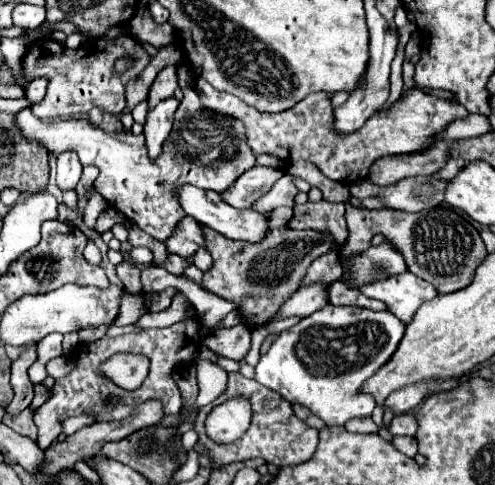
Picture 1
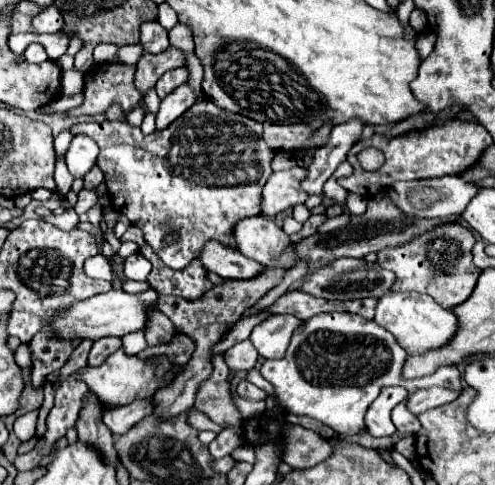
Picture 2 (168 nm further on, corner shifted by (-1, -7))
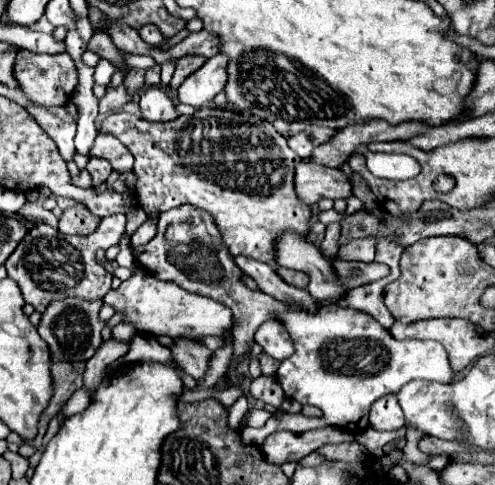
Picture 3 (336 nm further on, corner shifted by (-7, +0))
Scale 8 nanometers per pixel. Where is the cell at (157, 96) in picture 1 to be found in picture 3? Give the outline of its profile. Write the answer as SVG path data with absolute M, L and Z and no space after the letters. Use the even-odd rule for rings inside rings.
M184 56L184 58L180 58L176 62L176 70L174 70L170 88L176 90L184 82L184 78L188 78L192 72L196 72L204 62L206 62L206 58L202 58L202 56Z

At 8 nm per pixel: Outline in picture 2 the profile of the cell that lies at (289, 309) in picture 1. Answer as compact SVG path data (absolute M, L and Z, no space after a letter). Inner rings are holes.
M272 315L254 327L250 341L264 359L282 359L300 323L294 315Z

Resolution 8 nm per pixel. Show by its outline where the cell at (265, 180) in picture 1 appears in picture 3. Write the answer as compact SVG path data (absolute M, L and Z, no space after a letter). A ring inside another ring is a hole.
M314 162L296 164L296 196L304 204L316 204L320 198L348 198L352 186L340 168L328 168Z

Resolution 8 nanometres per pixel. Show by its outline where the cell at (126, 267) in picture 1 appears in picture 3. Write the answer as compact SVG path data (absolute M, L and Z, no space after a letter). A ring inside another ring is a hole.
M174 338L170 352L174 360L184 368L184 372L188 372L196 380L204 376L208 368L208 358L212 354L212 350L204 348L200 342L192 338Z

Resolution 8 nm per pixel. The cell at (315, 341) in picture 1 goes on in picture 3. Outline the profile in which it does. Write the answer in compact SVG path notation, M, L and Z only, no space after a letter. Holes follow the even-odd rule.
M324 306L316 314L310 312L286 312L284 316L274 316L286 324L286 330L290 332L296 352L282 360L276 378L280 386L284 386L284 394L300 404L312 404L322 410L322 418L306 418L302 424L298 424L298 432L314 430L322 426L336 426L344 428L348 432L362 432L366 424L368 428L368 412L372 402L376 398L398 392L406 382L422 378L422 380L436 380L436 382L450 382L454 378L452 366L448 362L448 356L444 348L436 342L424 342L424 340L396 340L386 328L376 324L376 320L360 310L354 308L340 308L340 306Z

